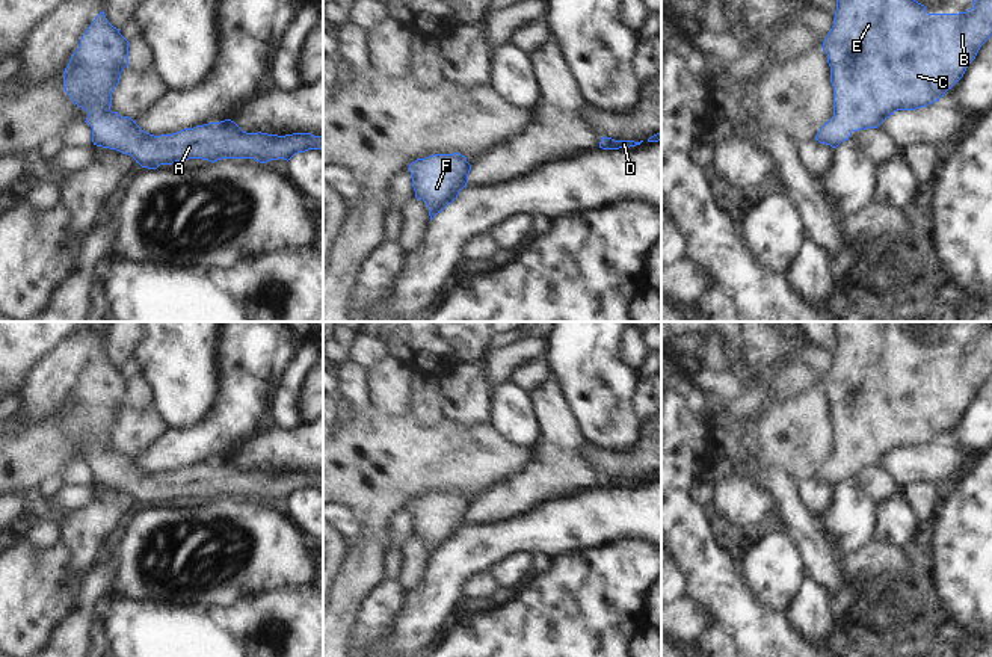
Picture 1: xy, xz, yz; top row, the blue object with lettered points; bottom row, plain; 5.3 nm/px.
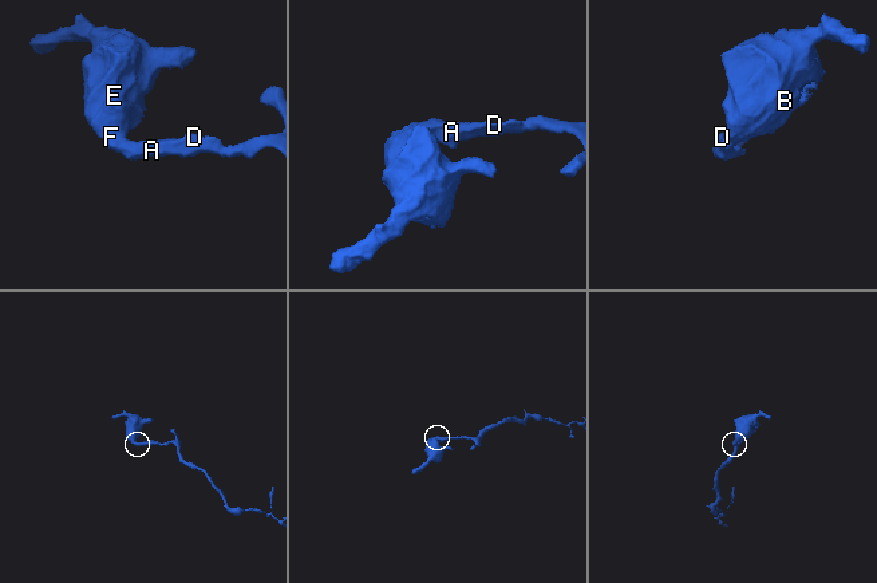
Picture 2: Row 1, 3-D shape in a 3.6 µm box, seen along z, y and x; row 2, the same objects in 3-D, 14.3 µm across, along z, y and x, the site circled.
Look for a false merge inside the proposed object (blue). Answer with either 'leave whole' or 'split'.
leave whole

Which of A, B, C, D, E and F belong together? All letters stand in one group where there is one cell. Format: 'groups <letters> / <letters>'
groups A B C D E F

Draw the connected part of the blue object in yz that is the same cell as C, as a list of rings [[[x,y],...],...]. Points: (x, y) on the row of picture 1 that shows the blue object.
[[[836,0],[833,26],[823,41],[823,51],[827,54],[830,66],[830,83],[833,86],[833,116],[824,122],[815,136],[820,143],[836,148],[843,140],[849,140],[853,131],[877,128],[897,110],[915,110],[939,101],[965,74],[968,65],[975,59],[980,47],[992,36],[992,0],[972,0],[974,6],[959,14],[929,14],[926,6],[917,0]]]

